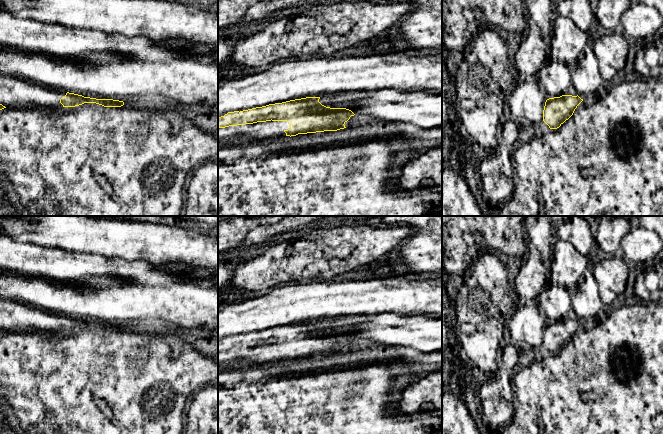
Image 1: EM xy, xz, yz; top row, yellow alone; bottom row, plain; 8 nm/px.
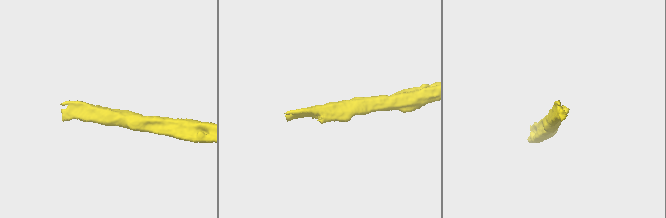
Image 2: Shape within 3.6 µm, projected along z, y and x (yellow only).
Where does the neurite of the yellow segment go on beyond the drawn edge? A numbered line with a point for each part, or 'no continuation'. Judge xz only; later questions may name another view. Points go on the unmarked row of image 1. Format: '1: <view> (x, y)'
1: xz (260, 355)

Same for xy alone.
1: xy (14, 315)

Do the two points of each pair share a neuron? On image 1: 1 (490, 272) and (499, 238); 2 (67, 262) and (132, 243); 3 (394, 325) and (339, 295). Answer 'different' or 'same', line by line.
1: different
2: different
3: different

